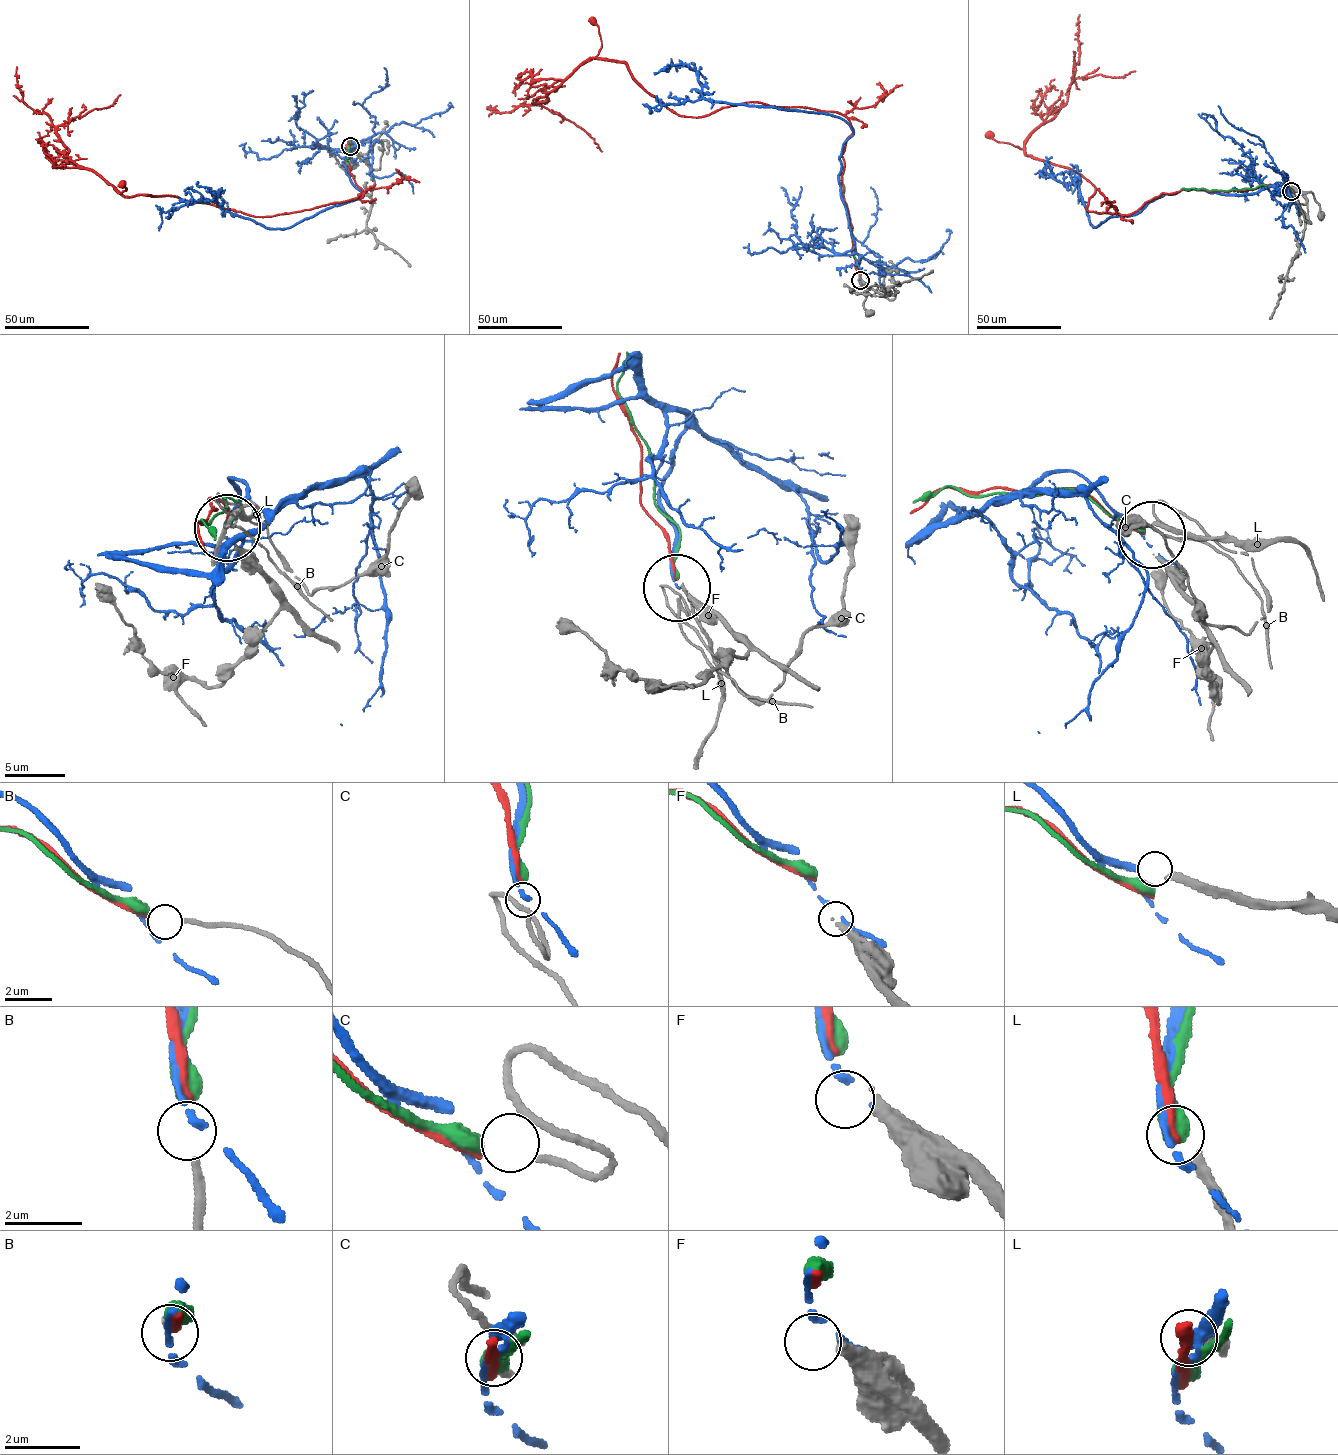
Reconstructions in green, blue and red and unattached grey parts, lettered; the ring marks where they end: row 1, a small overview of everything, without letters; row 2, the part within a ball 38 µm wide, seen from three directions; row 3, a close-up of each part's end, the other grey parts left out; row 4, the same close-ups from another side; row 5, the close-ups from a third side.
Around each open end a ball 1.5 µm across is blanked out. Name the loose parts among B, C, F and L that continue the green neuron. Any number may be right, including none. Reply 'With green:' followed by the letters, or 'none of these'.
With green: C

